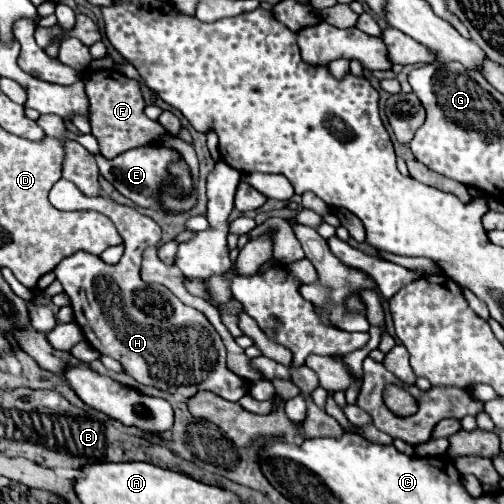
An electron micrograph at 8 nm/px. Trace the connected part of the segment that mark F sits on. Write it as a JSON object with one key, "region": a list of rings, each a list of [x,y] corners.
{"region":[[[112,68],[84,70],[82,78],[90,102],[90,114],[88,114],[92,126],[90,134],[98,140],[100,154],[104,158],[116,158],[126,150],[140,148],[146,144],[156,144],[164,136],[164,128],[144,114],[146,104],[140,94],[140,84],[136,80],[130,80],[124,74],[114,72]]]}

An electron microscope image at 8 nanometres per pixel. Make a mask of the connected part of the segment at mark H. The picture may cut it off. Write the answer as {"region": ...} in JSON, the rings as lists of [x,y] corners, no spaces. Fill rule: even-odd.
{"region":[[[64,178],[58,180],[50,190],[50,204],[58,210],[96,210],[104,216],[110,216],[114,220],[114,226],[118,228],[118,234],[124,238],[124,248],[126,250],[124,250],[122,260],[116,266],[108,266],[106,262],[102,262],[94,254],[74,252],[72,256],[64,258],[54,270],[56,278],[64,286],[64,292],[70,296],[76,324],[82,328],[84,338],[98,352],[118,360],[122,364],[124,374],[132,376],[136,382],[140,382],[144,386],[154,386],[154,388],[160,388],[160,390],[170,390],[170,392],[182,394],[184,398],[192,398],[200,390],[210,390],[224,400],[238,402],[242,396],[246,396],[250,392],[250,386],[248,386],[246,380],[228,372],[224,344],[222,344],[218,332],[208,322],[208,318],[202,316],[202,312],[196,312],[194,308],[182,304],[164,286],[160,286],[160,284],[148,286],[148,284],[142,282],[142,278],[140,278],[142,250],[146,246],[156,246],[160,242],[160,226],[152,218],[136,212],[130,206],[118,204],[112,198],[86,196],[76,188],[76,184],[72,184],[70,180],[64,180]]]}

